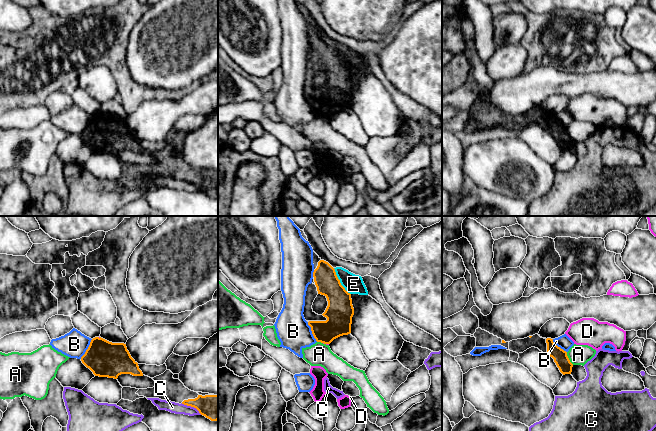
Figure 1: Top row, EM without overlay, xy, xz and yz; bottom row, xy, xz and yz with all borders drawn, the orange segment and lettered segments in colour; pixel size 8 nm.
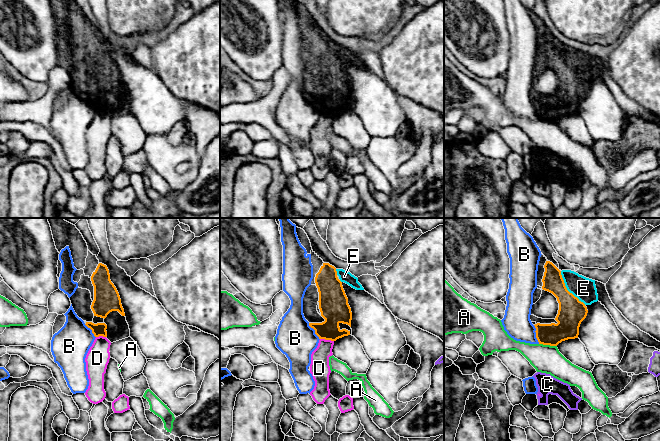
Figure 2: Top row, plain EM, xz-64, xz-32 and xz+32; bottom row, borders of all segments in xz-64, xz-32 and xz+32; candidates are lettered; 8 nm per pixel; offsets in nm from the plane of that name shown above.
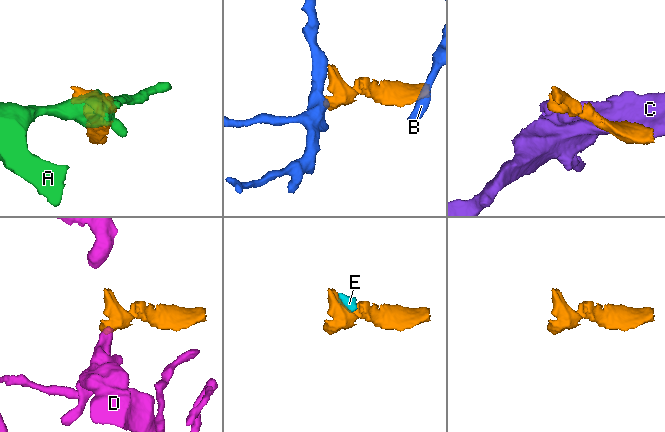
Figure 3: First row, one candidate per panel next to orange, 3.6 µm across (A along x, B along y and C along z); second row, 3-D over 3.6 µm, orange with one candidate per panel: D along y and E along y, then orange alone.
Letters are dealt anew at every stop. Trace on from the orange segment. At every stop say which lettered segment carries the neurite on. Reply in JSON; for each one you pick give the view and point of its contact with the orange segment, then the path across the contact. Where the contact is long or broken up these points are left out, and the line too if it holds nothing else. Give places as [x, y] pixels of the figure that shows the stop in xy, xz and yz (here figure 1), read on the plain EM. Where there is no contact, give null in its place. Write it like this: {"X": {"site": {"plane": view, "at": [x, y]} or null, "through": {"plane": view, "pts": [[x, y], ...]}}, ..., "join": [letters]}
{"E": {"site": {"plane": "xz", "at": [339, 57]}, "through": {"plane": "xz", "pts": [[339, 88], [339, 57], [353, 60]]}}, "join": ["E"]}

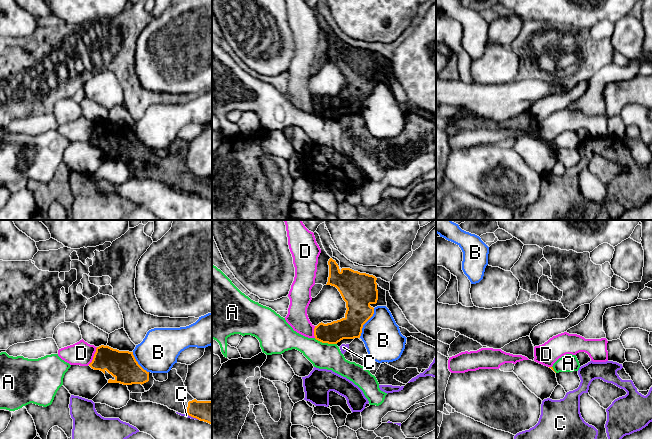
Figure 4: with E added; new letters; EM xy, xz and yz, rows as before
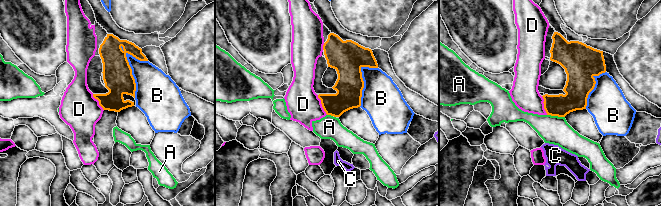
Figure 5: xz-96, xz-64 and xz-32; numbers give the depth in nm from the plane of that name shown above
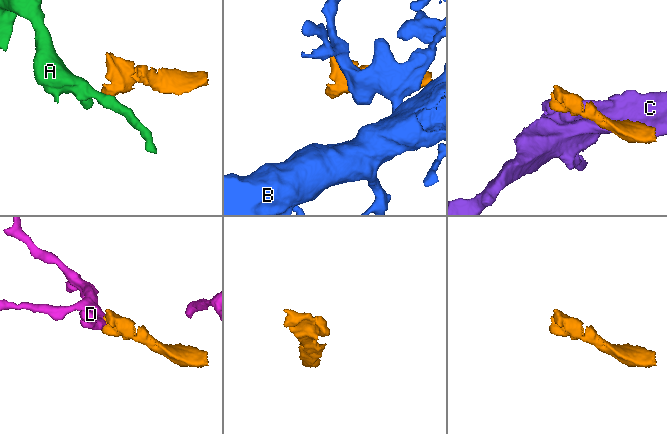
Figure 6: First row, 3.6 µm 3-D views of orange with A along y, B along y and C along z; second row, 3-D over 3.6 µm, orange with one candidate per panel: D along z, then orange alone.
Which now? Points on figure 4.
{"join": []}

